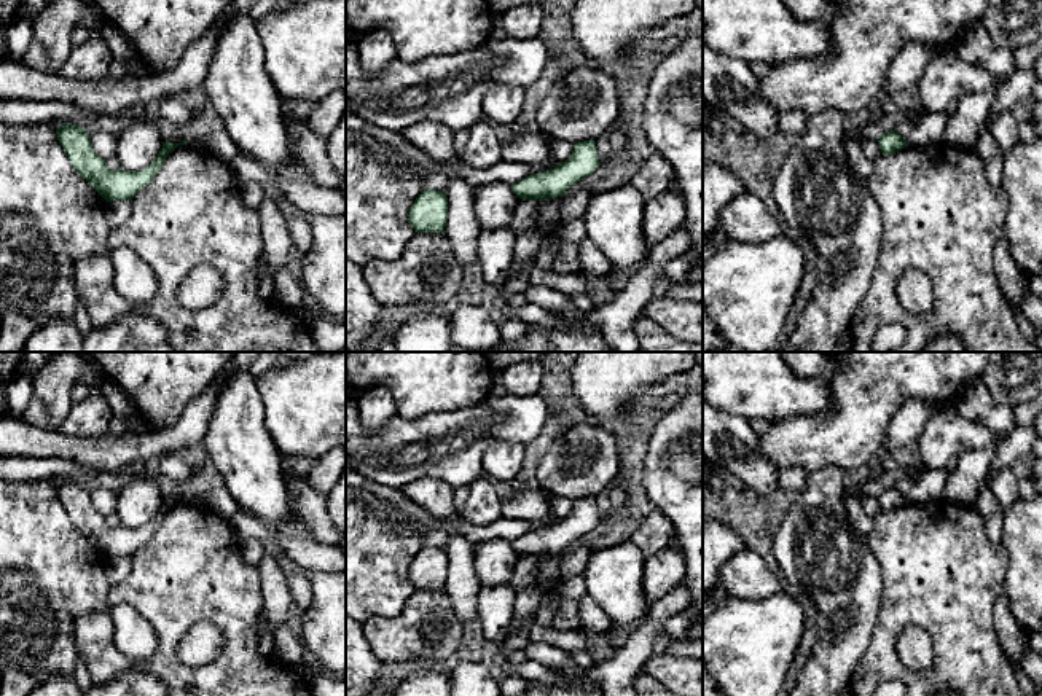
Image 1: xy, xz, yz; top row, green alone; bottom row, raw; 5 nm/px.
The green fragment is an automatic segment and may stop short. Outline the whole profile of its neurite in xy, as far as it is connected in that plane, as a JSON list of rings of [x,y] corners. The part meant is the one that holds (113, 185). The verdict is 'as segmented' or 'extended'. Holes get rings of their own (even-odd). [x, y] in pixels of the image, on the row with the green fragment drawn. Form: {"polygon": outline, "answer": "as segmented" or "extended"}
{"polygon": [[[65,124],[56,131],[57,140],[62,145],[65,154],[69,156],[73,169],[107,201],[131,201],[143,186],[147,186],[155,175],[163,167],[166,158],[180,145],[186,142],[182,140],[180,143],[163,142],[163,148],[156,159],[143,170],[139,172],[126,172],[124,169],[112,170],[107,167],[105,159],[102,159],[94,150],[89,139],[89,134],[83,126]]], "answer": "as segmented"}

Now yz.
{"polygon": [[[889,131],[878,139],[878,147],[883,154],[892,154],[907,147],[907,139],[897,131]]], "answer": "as segmented"}

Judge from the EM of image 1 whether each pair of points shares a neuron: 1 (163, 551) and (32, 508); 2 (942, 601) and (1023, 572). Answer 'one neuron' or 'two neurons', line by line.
1: two neurons
2: two neurons

